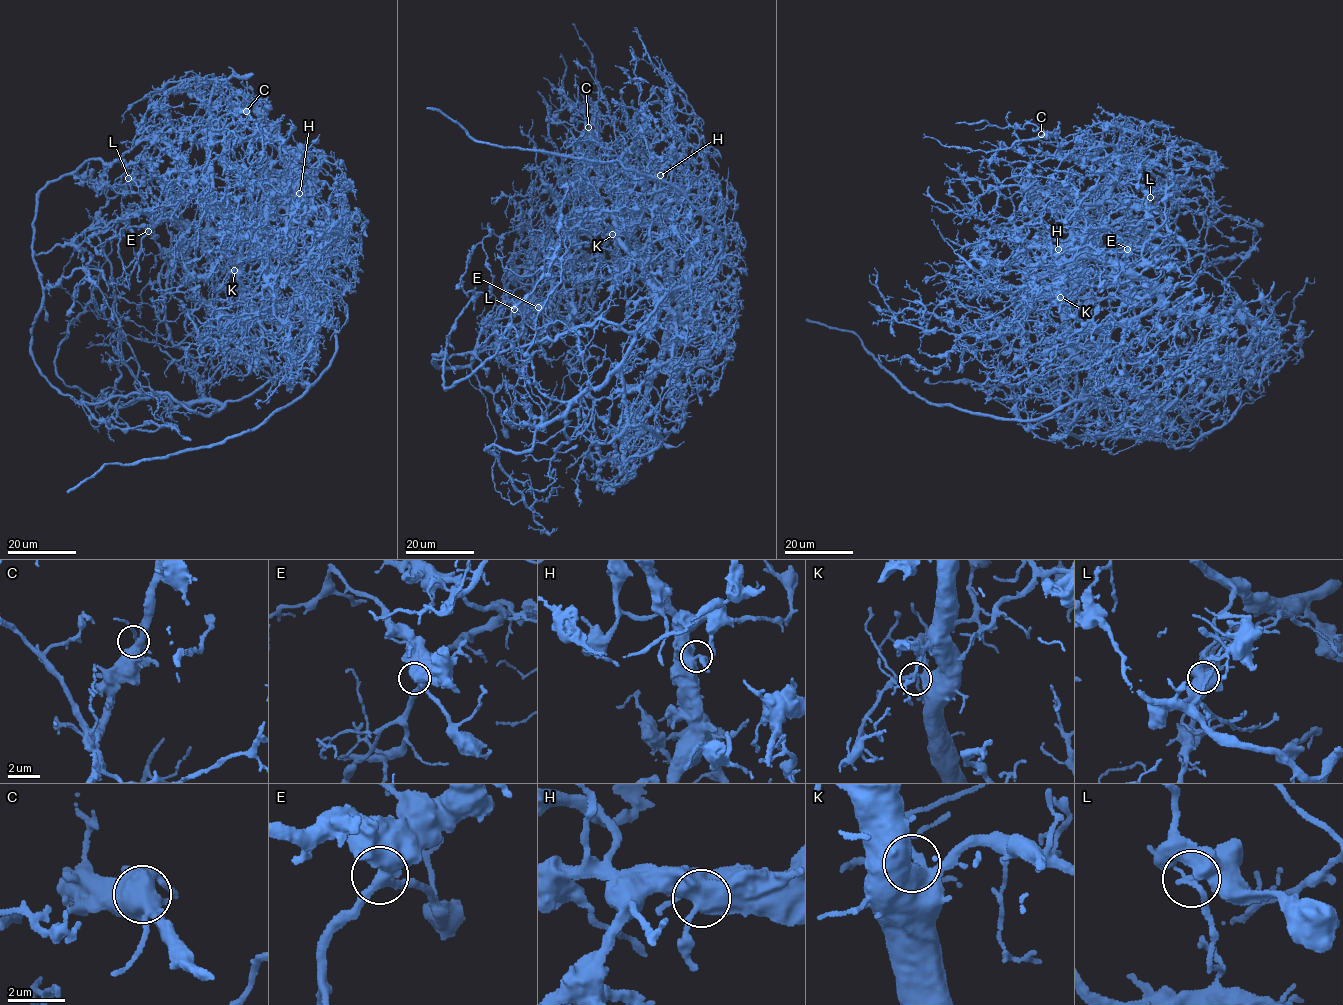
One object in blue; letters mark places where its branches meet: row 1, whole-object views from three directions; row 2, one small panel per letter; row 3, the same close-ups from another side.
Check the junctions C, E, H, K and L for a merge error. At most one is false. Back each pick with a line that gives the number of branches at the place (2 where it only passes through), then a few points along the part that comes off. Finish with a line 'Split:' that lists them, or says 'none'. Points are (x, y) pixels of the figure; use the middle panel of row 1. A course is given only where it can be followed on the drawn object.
L: 3 branches meet; foreign part runs (514, 309), (471, 363), (434, 355), (446, 391), (509, 348), (637, 330), (723, 234), (617, 160), (426, 107)
Split: L

